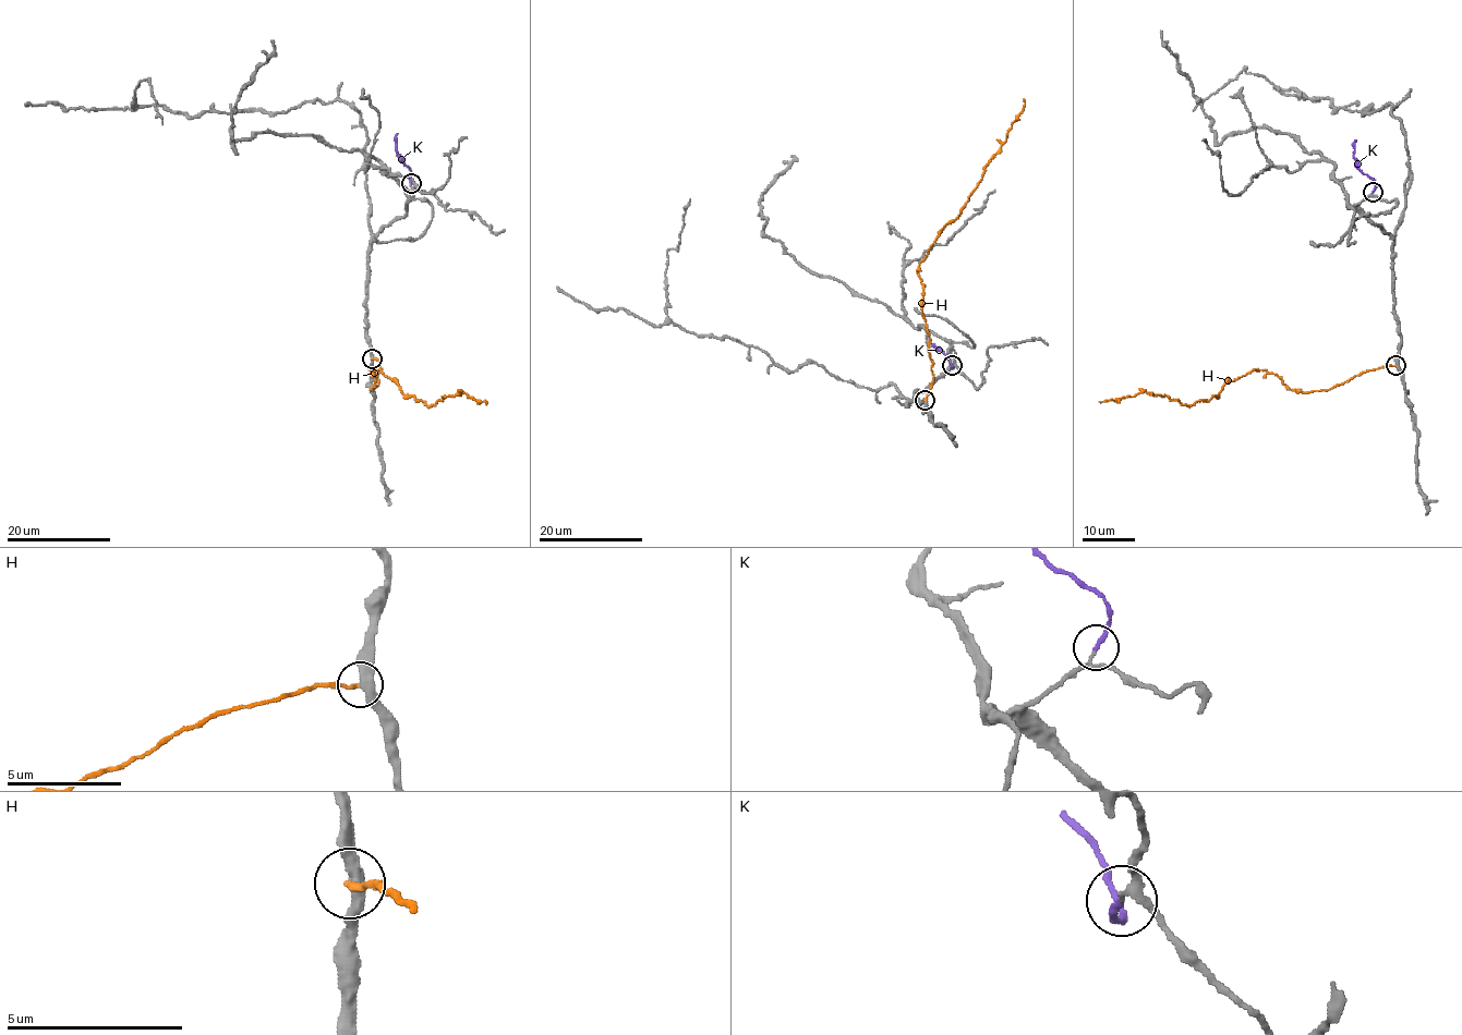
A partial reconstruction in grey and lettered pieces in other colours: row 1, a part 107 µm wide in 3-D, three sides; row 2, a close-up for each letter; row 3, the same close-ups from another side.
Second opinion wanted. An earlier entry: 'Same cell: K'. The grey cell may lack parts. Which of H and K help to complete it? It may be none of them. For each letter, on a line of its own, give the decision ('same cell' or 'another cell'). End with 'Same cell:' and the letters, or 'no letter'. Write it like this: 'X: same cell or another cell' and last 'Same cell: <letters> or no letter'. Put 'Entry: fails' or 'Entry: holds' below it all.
H: another cell
K: same cell
Same cell: K
Entry: holds

